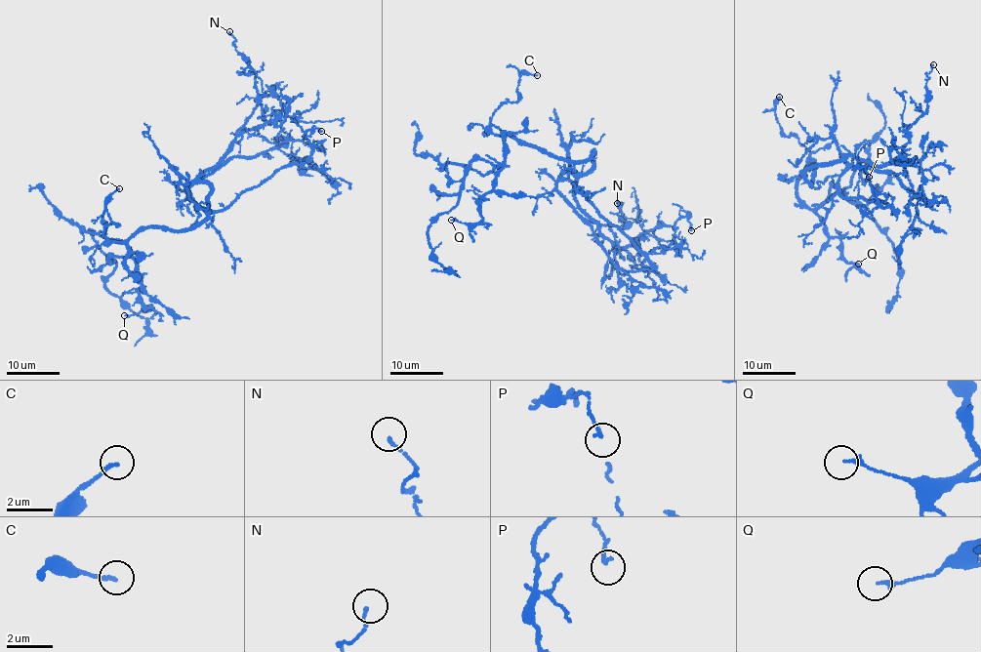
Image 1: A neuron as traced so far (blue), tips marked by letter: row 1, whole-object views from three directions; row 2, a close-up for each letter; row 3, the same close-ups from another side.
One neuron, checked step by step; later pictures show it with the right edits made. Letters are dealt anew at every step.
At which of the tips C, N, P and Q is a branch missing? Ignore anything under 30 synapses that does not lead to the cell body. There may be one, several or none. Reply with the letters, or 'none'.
none

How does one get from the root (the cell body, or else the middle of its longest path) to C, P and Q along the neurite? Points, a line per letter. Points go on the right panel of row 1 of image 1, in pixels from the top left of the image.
C: (812, 182), (818, 165), (807, 165), (809, 153), (798, 142), (798, 138), (784, 135), (775, 112), (779, 97)
P: (812, 182), (809, 186), (805, 170), (843, 157), (839, 192), (879, 200), (884, 209), (861, 166), (869, 177)
Q: (812, 182), (815, 164), (797, 181), (799, 198), (829, 235), (839, 238), (843, 259), (858, 264)

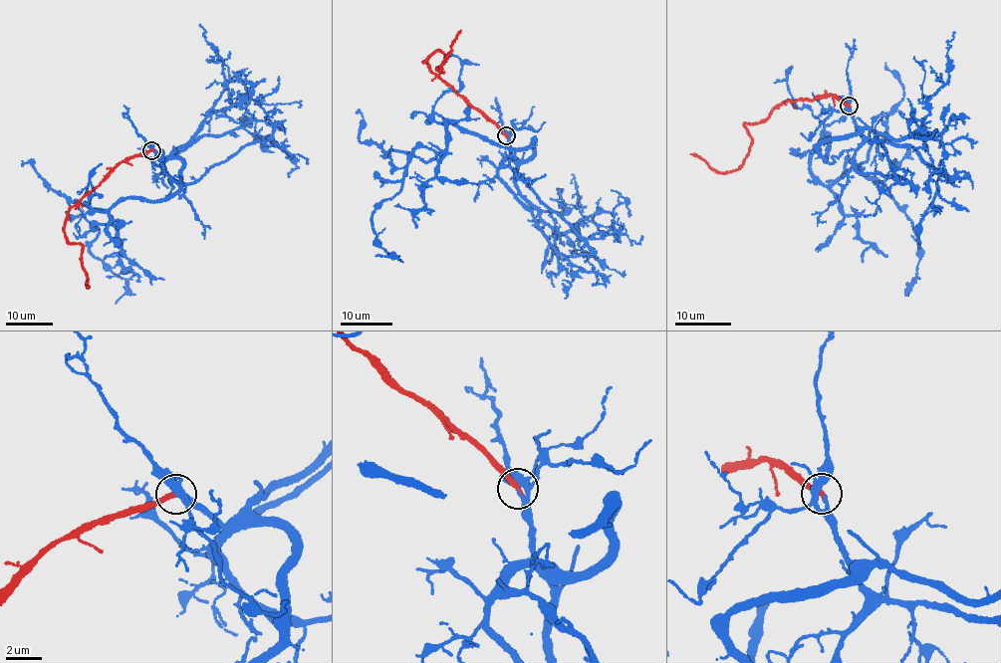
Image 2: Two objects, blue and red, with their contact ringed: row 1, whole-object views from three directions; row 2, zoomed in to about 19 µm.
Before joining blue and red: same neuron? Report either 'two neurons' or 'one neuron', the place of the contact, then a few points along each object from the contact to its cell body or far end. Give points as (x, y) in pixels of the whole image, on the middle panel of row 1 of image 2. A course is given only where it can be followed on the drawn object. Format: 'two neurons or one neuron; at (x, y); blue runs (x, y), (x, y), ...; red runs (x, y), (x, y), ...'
one neuron; at (506, 135); blue runs (506, 135), (526, 161), (533, 139), (447, 120), (446, 149), (414, 149), (371, 220), (375, 255); red runs (506, 135), (423, 62), (437, 51), (442, 52), (445, 57), (442, 64), (436, 69), (441, 70), (460, 30)

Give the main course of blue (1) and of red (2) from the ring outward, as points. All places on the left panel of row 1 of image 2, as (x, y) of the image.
1: (152, 150), (179, 159), (179, 190), (123, 198), (121, 240), (93, 225), (91, 254), (125, 279), (116, 304)
2: (152, 150), (125, 159), (70, 208), (64, 232), (67, 240), (83, 248), (87, 288), (88, 284)

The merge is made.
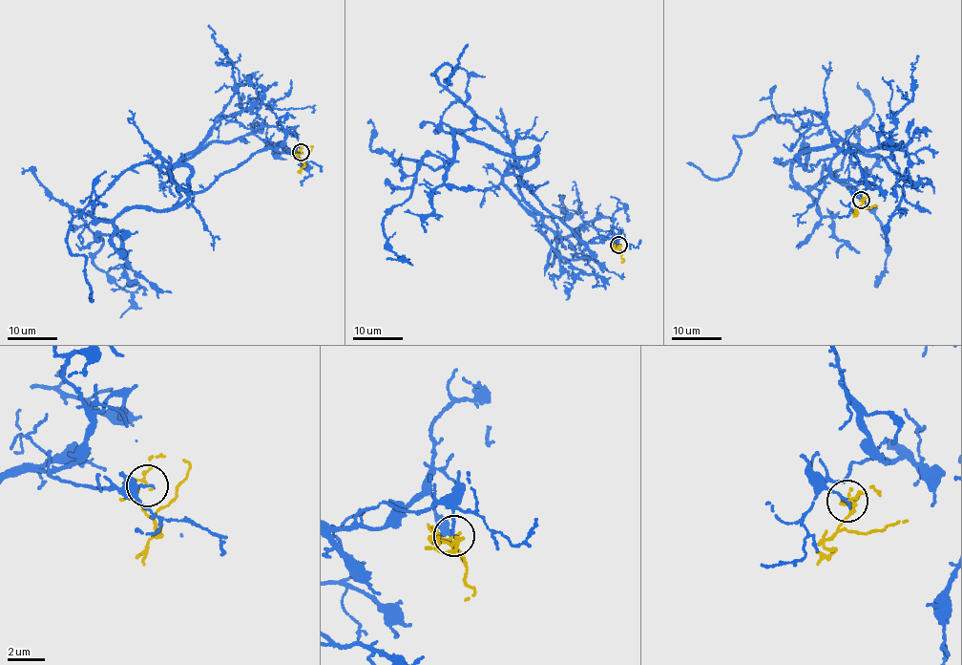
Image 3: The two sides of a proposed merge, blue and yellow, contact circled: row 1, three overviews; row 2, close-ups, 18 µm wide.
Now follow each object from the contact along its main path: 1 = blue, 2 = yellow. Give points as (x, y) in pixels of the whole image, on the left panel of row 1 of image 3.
1: (301, 152), (196, 192), (177, 166), (188, 199), (115, 219), (125, 252), (96, 235), (120, 317)
2: (301, 152), (297, 153), (301, 160), (308, 156), (311, 146)

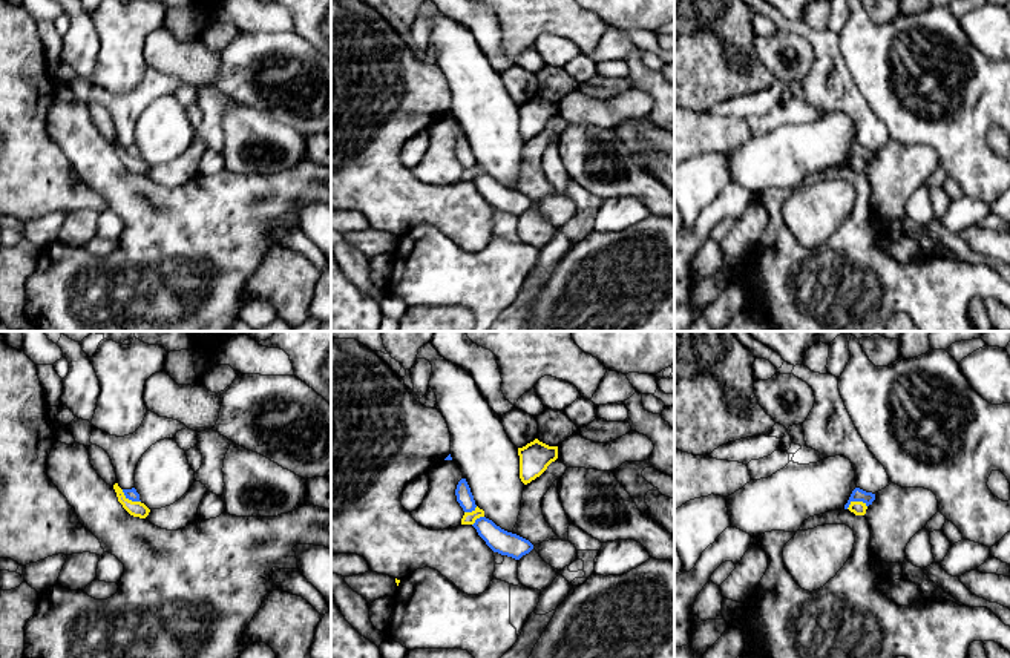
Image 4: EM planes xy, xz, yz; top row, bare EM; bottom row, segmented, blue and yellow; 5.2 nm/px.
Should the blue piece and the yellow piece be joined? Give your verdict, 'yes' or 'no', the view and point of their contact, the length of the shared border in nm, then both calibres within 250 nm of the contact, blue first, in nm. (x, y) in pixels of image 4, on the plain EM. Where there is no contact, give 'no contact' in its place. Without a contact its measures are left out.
no; contact yz (855, 157); length 110 nm; calibres 70 and 80 nm

